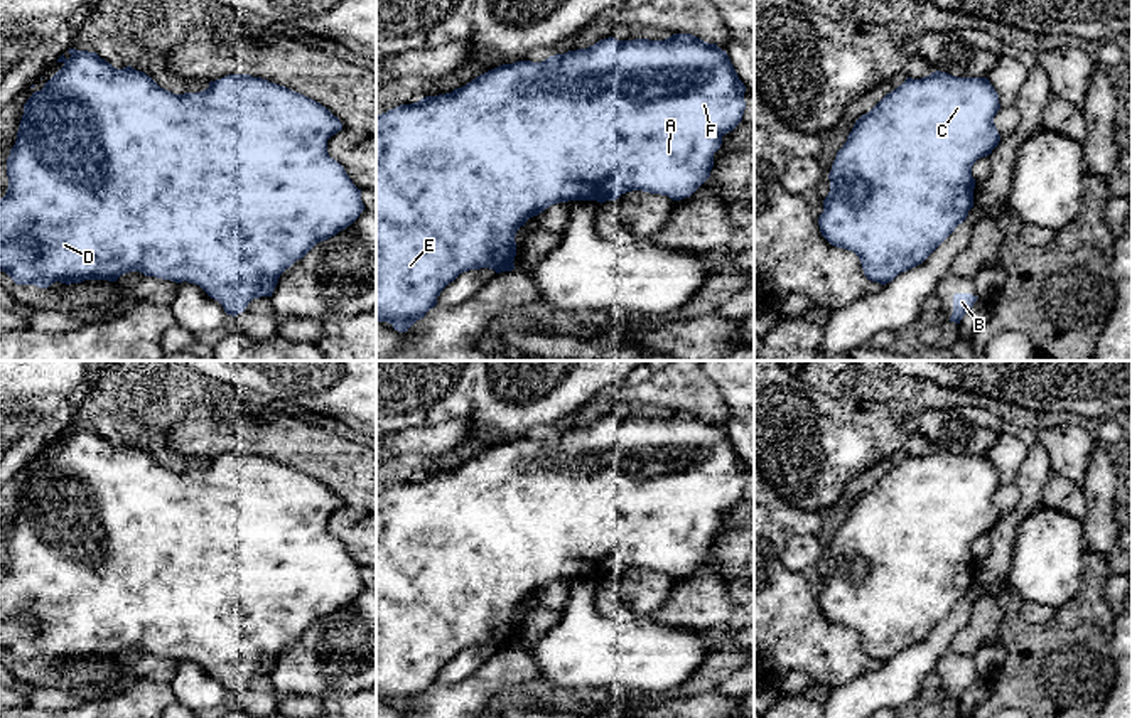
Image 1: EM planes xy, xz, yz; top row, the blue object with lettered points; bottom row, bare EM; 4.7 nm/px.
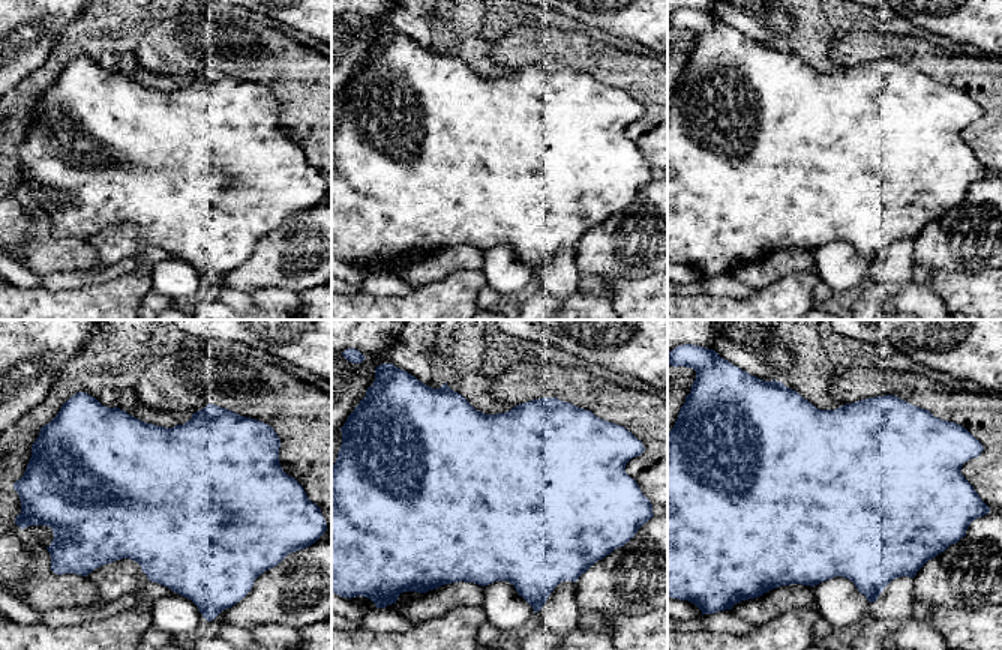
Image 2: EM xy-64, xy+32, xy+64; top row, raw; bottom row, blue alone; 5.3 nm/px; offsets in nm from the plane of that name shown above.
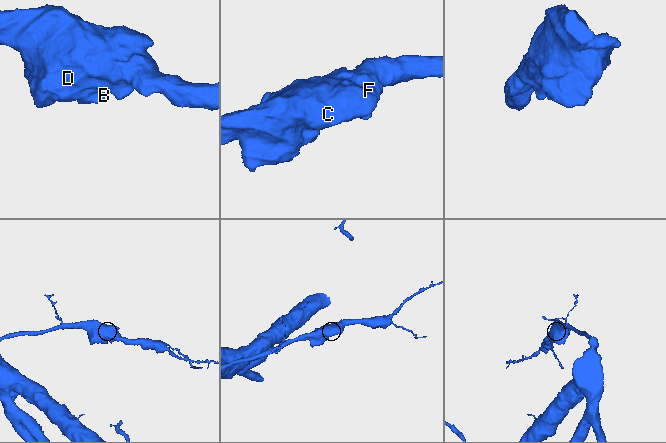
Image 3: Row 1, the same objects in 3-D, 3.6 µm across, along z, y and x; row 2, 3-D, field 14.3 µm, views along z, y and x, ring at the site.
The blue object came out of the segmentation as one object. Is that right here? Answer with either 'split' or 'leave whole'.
leave whole

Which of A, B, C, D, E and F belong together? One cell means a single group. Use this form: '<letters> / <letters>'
A B C D E F

